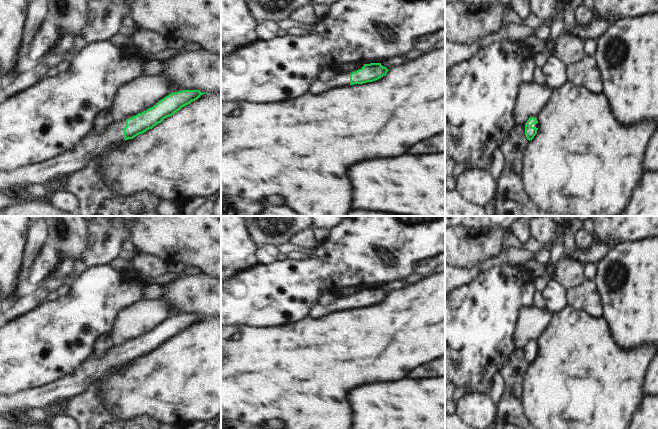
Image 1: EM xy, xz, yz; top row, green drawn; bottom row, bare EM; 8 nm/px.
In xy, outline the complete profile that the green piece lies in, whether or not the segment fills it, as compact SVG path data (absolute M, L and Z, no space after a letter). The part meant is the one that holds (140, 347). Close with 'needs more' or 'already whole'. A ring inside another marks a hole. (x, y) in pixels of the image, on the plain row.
M183 314L171 317L153 331L132 342L126 345L113 346L101 358L91 354L73 373L57 382L11 396L0 394L0 417L13 417L28 409L66 403L83 395L92 384L104 377L113 368L133 363L152 353L165 342L172 340L203 318L208 317L202 317L199 314Z; needs more

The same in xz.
M381 287L364 288L361 293L351 298L337 299L330 306L317 304L308 317L321 319L333 312L373 306L385 300L387 296L388 293L382 290Z; needs more

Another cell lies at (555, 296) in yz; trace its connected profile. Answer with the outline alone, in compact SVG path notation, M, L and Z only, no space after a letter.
M553 278L547 281L543 298L547 305L546 309L552 313L558 313L567 306L567 291Z

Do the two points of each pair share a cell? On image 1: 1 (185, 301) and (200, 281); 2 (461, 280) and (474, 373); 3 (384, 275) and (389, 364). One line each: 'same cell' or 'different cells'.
1: same cell
2: different cells
3: different cells

